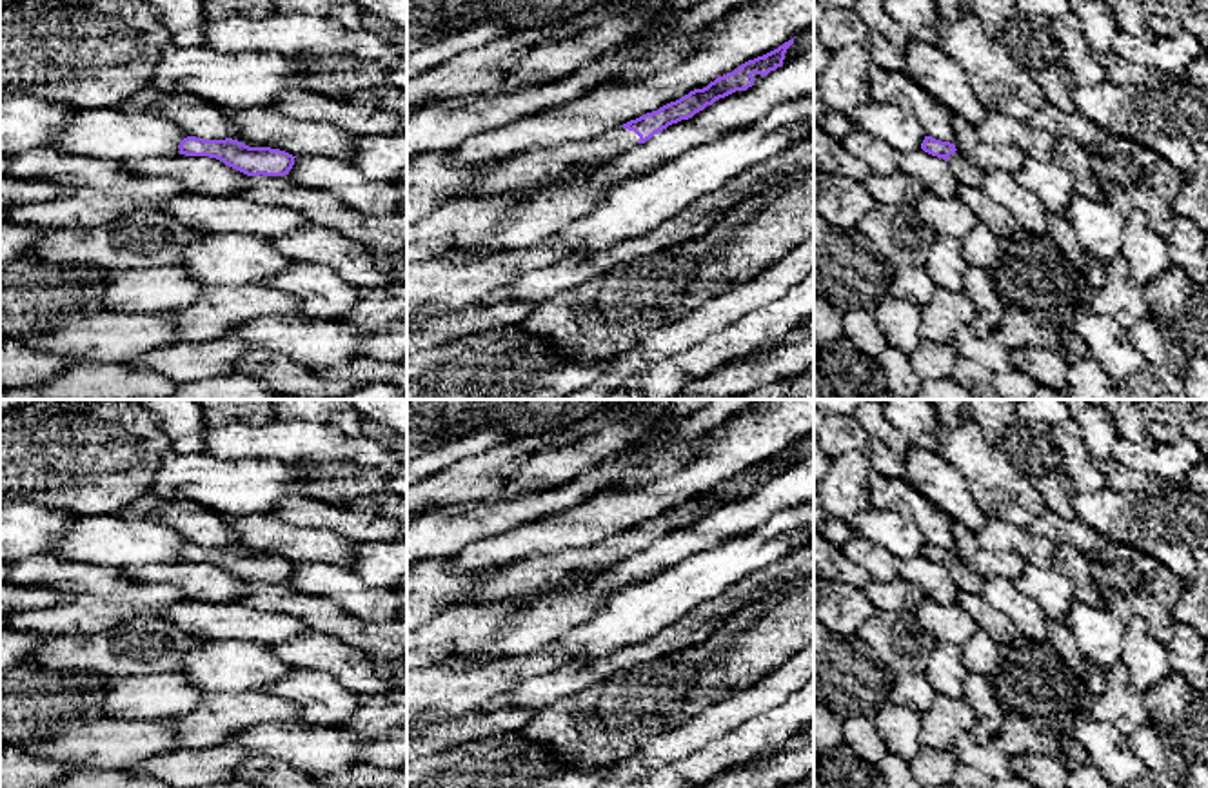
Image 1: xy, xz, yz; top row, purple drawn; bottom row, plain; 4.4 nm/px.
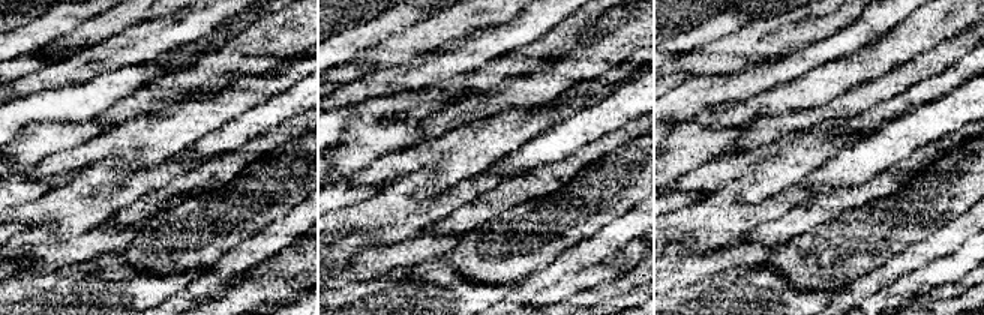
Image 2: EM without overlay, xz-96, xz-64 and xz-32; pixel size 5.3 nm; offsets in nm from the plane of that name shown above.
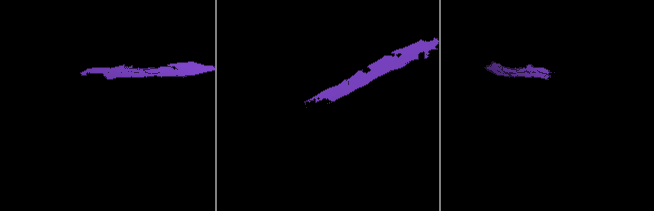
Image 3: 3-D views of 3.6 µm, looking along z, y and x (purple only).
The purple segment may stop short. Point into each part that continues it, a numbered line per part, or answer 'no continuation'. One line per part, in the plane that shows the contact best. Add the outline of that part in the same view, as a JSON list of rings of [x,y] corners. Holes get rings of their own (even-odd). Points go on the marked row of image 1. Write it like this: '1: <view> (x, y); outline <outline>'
1: xz (540, 167); outline [[[616,127],[598,138],[569,142],[554,149],[536,149],[520,158],[503,162],[474,180],[458,198],[485,194],[532,194],[567,178],[574,167],[607,165],[610,160],[638,145],[634,131]]]

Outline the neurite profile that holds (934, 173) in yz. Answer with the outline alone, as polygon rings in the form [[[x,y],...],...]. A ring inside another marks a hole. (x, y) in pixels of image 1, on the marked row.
[[[923,149],[899,156],[899,171],[917,178],[923,187],[941,198],[956,196],[961,185],[954,176],[948,162],[932,156]]]

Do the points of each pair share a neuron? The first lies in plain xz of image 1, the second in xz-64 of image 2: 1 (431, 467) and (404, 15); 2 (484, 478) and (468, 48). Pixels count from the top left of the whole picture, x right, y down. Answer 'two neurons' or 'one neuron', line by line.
1: one neuron
2: two neurons

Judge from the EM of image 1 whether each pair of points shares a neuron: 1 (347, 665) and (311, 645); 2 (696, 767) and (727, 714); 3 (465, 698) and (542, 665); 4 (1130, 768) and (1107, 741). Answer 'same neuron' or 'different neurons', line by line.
1: same neuron
2: different neurons
3: same neuron
4: same neuron

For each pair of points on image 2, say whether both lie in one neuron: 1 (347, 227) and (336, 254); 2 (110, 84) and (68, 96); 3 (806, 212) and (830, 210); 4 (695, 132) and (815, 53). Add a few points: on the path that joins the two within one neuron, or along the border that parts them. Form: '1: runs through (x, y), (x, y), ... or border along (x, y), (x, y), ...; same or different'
1: border along (344, 236), (365, 234), (372, 243), (378, 245); different
2: runs through (99, 93), (96, 96), (78, 96); same
3: runs through (812, 212), (824, 210); same
4: border along (695, 120), (675, 125); different

